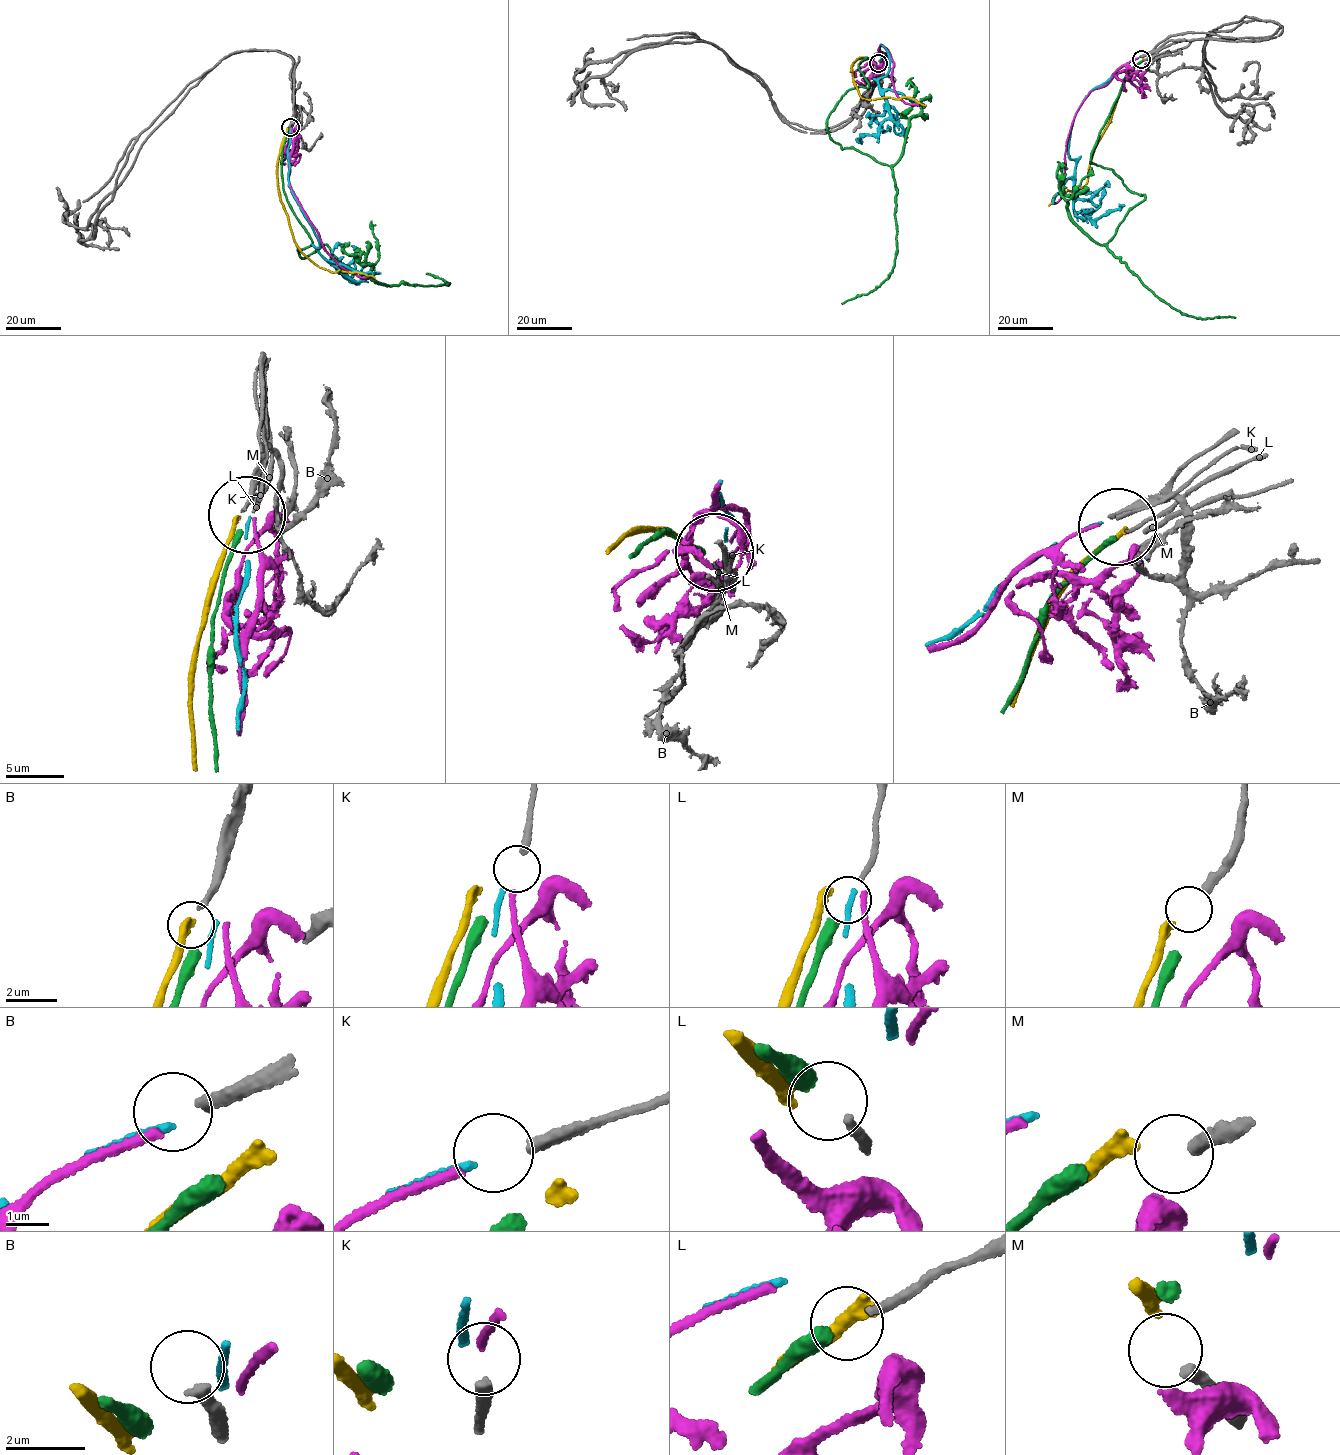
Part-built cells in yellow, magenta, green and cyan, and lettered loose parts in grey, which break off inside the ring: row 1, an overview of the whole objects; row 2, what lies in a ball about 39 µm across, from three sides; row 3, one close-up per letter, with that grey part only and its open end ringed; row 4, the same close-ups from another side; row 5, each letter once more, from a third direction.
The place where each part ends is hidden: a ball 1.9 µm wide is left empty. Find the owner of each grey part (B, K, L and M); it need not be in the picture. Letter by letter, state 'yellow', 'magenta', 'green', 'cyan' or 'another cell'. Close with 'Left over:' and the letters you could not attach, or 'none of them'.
B: another cell
K: magenta
L: green
M: another cell
Left over: B, M

